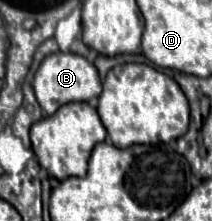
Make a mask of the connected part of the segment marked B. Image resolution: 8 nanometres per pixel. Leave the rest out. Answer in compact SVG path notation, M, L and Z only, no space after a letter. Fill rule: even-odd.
M51 53L43 59L41 67L35 73L33 81L35 97L45 111L45 115L53 115L61 105L73 103L73 101L89 101L91 97L101 95L101 79L93 63L89 63L85 57L75 53Z

